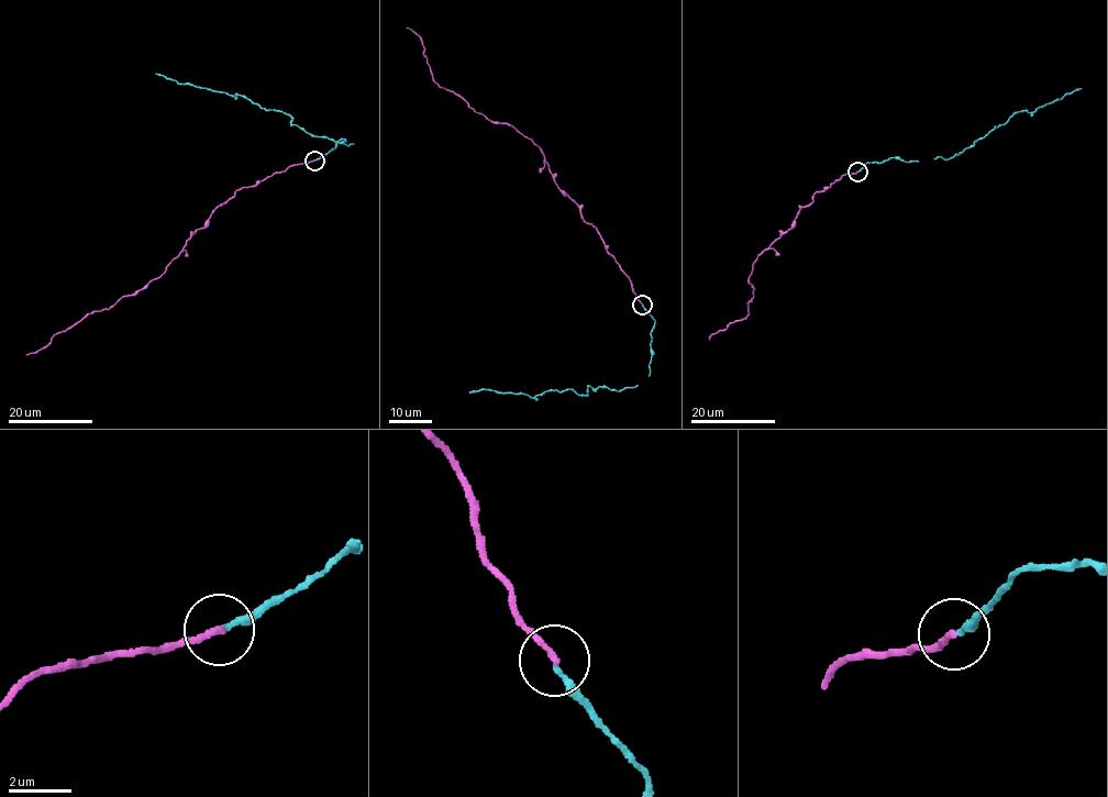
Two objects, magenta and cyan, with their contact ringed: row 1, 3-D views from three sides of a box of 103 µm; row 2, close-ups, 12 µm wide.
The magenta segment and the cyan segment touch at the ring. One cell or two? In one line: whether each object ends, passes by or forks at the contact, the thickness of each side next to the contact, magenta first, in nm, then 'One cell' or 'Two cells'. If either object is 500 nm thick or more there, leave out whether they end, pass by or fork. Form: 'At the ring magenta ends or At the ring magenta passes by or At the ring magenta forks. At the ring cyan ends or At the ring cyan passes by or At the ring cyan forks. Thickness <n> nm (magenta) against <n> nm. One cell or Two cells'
At the ring magenta ends. At the ring cyan ends. Thickness 200 nm (magenta) against 200 nm. One cell

